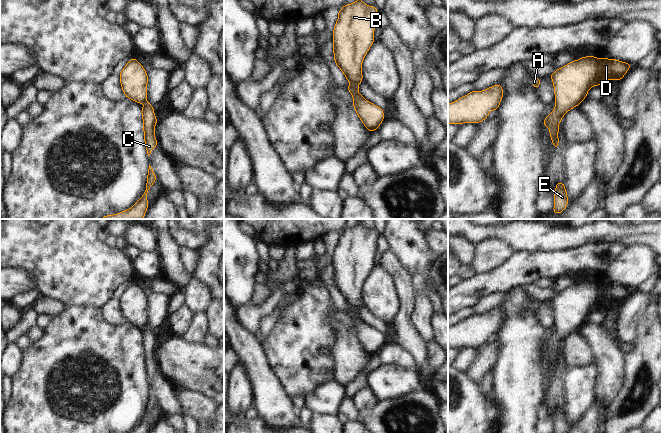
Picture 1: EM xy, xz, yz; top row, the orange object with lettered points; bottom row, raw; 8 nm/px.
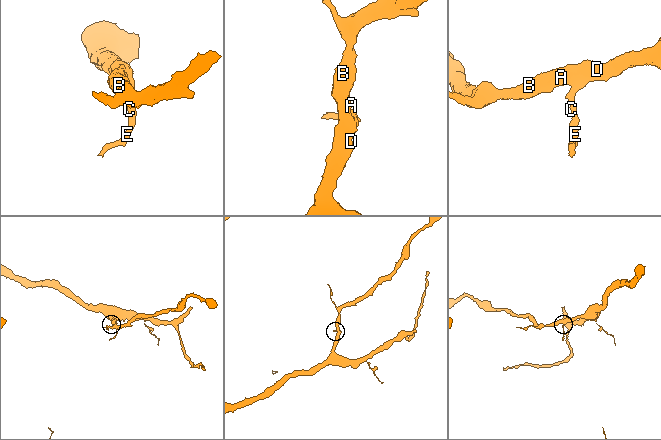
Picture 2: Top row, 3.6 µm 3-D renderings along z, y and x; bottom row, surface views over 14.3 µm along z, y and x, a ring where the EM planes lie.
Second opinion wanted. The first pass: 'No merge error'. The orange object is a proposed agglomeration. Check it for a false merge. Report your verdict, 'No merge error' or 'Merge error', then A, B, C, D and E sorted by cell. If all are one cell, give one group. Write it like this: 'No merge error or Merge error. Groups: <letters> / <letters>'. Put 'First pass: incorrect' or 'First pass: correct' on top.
First pass: correct
No merge error. Groups: A B C D E.

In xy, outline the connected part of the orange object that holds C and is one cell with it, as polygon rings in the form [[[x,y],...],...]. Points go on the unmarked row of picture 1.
[[[131,281],[120,296],[119,304],[125,321],[138,328],[146,328],[141,331],[141,340],[143,343],[145,373],[149,380],[158,369],[154,355],[158,344],[153,329],[147,325],[148,297],[135,281]]]

